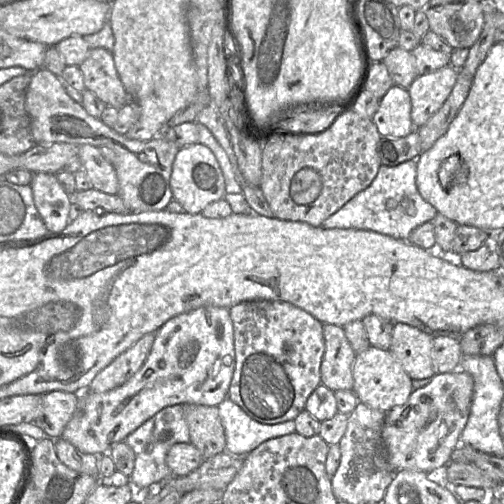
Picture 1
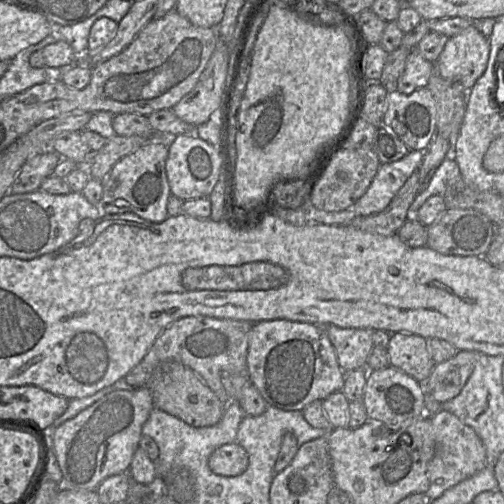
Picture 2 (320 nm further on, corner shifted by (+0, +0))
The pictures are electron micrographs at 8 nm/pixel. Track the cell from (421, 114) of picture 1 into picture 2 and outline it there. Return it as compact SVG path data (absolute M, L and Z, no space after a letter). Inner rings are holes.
M472 24L448 41L435 62L439 75L470 90L484 73L490 52L490 40Z

